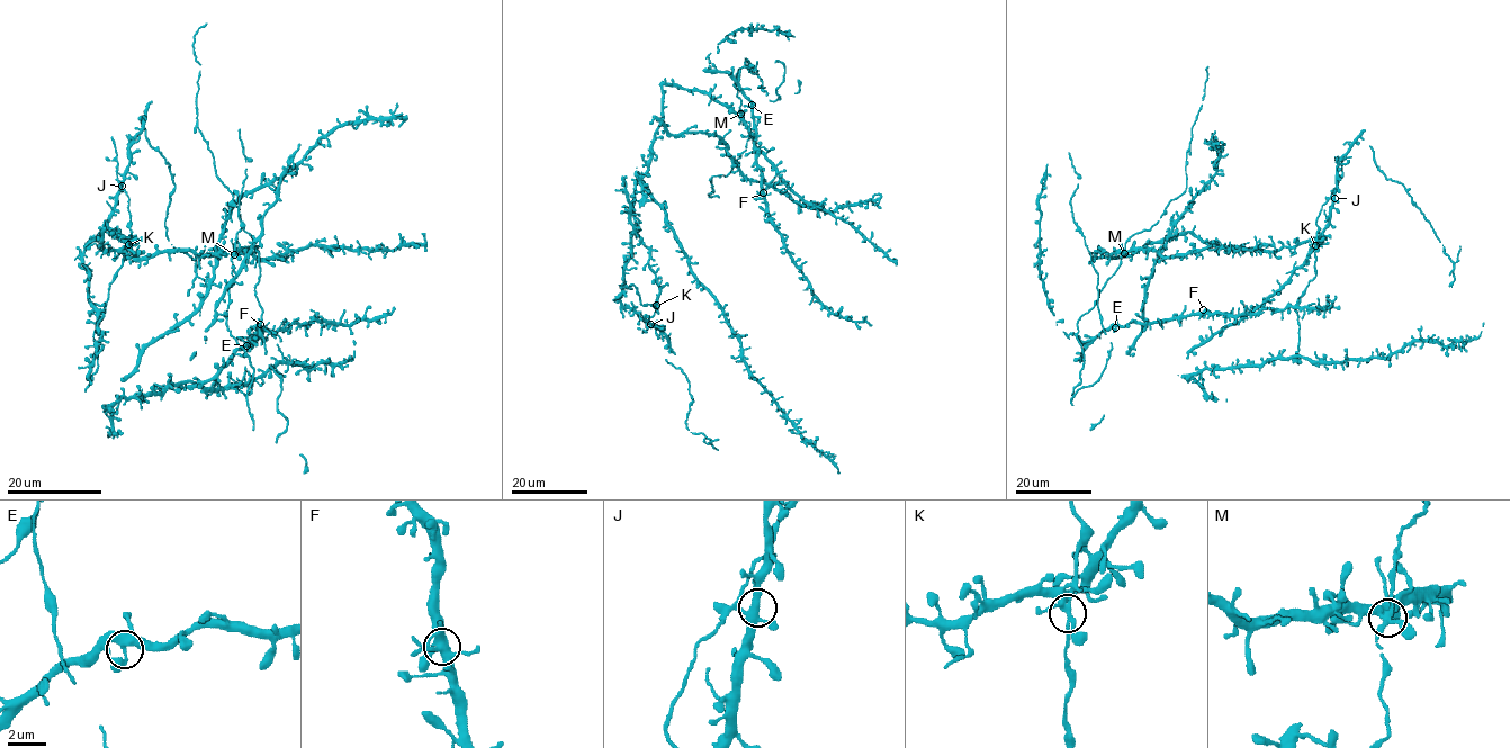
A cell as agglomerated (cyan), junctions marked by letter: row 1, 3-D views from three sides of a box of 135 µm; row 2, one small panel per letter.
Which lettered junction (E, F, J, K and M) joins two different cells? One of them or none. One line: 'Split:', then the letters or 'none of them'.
Split: none of them

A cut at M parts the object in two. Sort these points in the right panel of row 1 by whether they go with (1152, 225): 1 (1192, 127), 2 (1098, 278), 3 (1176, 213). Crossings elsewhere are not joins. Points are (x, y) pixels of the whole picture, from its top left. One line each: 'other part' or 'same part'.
1: same part
2: other part
3: other part

